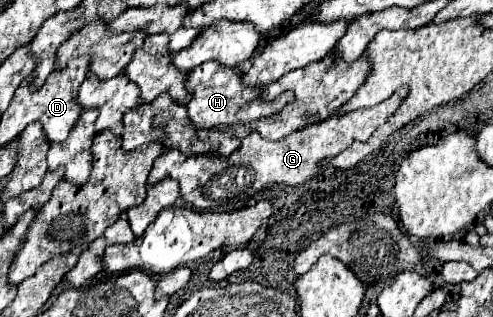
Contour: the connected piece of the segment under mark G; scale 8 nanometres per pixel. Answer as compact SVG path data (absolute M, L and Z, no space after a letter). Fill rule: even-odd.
M406 85L398 89L390 99L368 107L368 109L356 109L344 115L328 117L322 123L308 125L300 131L292 131L288 137L278 141L268 141L260 137L258 131L252 131L242 139L242 147L234 151L230 157L218 157L218 155L184 155L180 149L168 149L164 151L152 167L148 187L156 185L164 177L172 177L180 183L180 195L186 203L190 203L194 209L200 211L234 211L242 209L254 193L268 189L272 185L290 185L298 187L308 183L314 177L322 175L322 163L326 159L336 157L342 153L348 145L354 141L366 141L370 135L386 123L394 111L400 107L400 103L406 99Z

